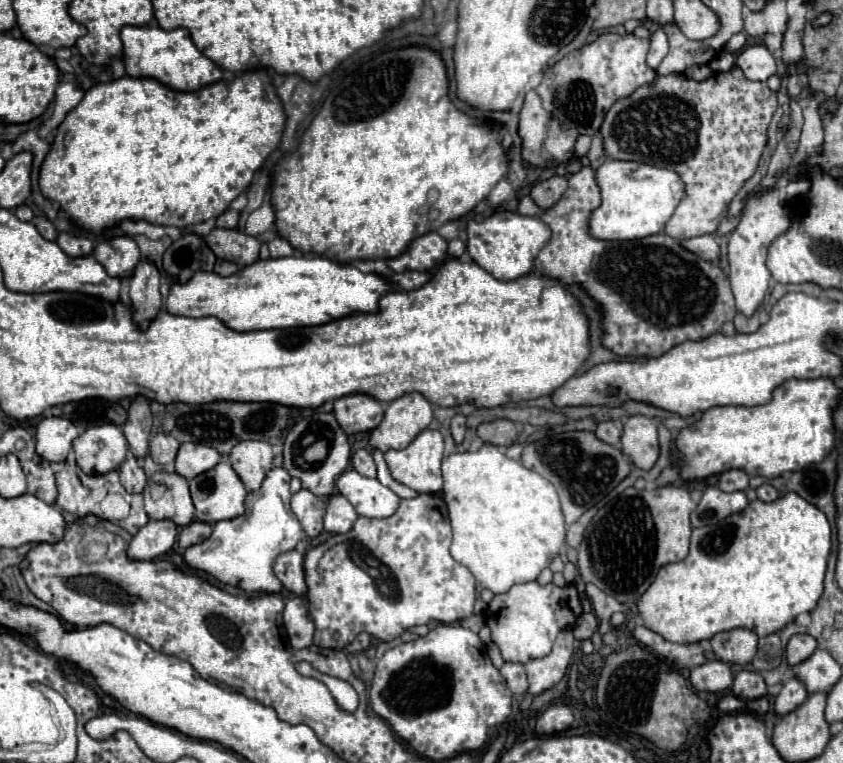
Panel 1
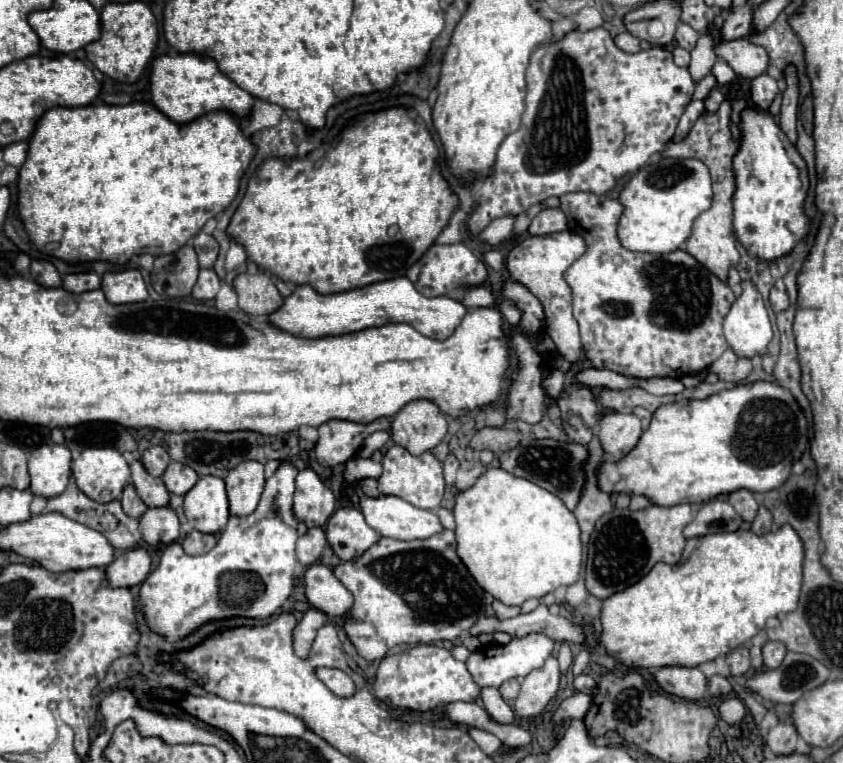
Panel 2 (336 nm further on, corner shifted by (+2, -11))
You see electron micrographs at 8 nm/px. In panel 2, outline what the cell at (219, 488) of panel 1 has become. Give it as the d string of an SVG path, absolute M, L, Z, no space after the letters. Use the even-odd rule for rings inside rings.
M203 476L185 494L187 522L205 534L215 534L225 528L229 520L229 502L225 494L225 482L217 476Z

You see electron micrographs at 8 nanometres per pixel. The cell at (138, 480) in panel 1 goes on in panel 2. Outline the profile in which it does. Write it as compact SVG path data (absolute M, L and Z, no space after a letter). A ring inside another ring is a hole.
M131 484L125 486L125 490L123 490L123 498L121 498L121 504L123 504L125 514L129 514L131 518L139 518L139 516L147 510L147 506L141 502L137 490L135 490Z

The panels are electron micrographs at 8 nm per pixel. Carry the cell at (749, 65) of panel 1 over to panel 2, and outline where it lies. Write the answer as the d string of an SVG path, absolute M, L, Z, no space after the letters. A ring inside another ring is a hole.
M767 74L757 76L755 80L751 80L751 88L749 88L749 96L751 102L759 108L759 110L769 110L771 102L775 100L775 96L779 94L779 84L777 80L773 80Z

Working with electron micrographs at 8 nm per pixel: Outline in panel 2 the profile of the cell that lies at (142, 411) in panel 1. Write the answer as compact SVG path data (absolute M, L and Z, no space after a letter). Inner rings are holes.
M135 460L131 464L131 478L133 478L133 486L137 490L137 494L141 496L141 500L145 502L145 506L149 508L161 508L161 506L169 506L169 492L163 484L161 478L153 478L139 460Z

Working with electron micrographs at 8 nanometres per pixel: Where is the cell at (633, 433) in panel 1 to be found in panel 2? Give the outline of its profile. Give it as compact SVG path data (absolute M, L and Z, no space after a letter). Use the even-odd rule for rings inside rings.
M605 414L599 420L599 440L607 458L621 460L639 440L641 422L635 414Z

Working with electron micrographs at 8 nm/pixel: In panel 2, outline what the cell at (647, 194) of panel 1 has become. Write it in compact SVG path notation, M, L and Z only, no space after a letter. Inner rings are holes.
M663 158L657 164L643 166L637 170L627 186L619 194L619 202L625 206L621 220L619 220L619 238L627 250L633 252L651 252L651 254L667 254L685 246L685 240L691 236L691 228L695 218L711 206L713 192L711 192L711 176L709 168L701 160L677 160L677 158Z

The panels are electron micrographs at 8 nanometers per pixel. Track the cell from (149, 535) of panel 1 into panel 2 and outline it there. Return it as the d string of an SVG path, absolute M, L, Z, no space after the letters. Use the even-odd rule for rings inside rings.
M133 548L117 556L105 568L105 576L111 588L133 588L147 578L149 570L151 570L151 558L147 550Z

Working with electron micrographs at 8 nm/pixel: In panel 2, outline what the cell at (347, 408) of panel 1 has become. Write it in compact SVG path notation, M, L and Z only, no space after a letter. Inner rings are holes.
M379 418L369 424L357 424L347 420L329 420L317 428L319 440L315 444L315 456L317 462L325 468L333 468L339 464L345 464L347 460L355 458L363 440L377 432L377 430L389 430L391 422L389 418Z

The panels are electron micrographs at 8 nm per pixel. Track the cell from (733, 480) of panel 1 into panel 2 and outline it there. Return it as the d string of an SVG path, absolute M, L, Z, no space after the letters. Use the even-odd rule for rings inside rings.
M737 490L733 494L729 494L729 502L733 504L733 508L737 510L737 514L745 520L745 522L753 522L759 504L753 498L753 492L749 490Z

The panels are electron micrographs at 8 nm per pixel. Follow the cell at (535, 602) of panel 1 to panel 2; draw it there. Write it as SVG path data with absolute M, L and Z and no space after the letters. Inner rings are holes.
M527 634L521 640L511 640L507 646L489 644L489 646L483 646L483 648L471 652L469 658L465 660L465 666L467 666L467 670L473 676L477 686L499 688L509 678L523 678L531 670L541 668L543 662L551 656L551 652L553 652L553 640L551 638L547 638L545 634Z

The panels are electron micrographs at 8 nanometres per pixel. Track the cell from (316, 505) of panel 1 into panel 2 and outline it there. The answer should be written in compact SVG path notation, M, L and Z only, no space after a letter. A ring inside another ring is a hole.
M309 528L303 536L297 540L297 558L303 566L315 564L325 548L325 532L321 528Z

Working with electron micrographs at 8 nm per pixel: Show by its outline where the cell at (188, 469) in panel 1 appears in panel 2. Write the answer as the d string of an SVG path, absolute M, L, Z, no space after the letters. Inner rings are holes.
M171 462L163 474L163 482L165 482L167 490L171 494L179 494L179 496L185 496L195 486L197 480L199 480L197 472L181 462Z

